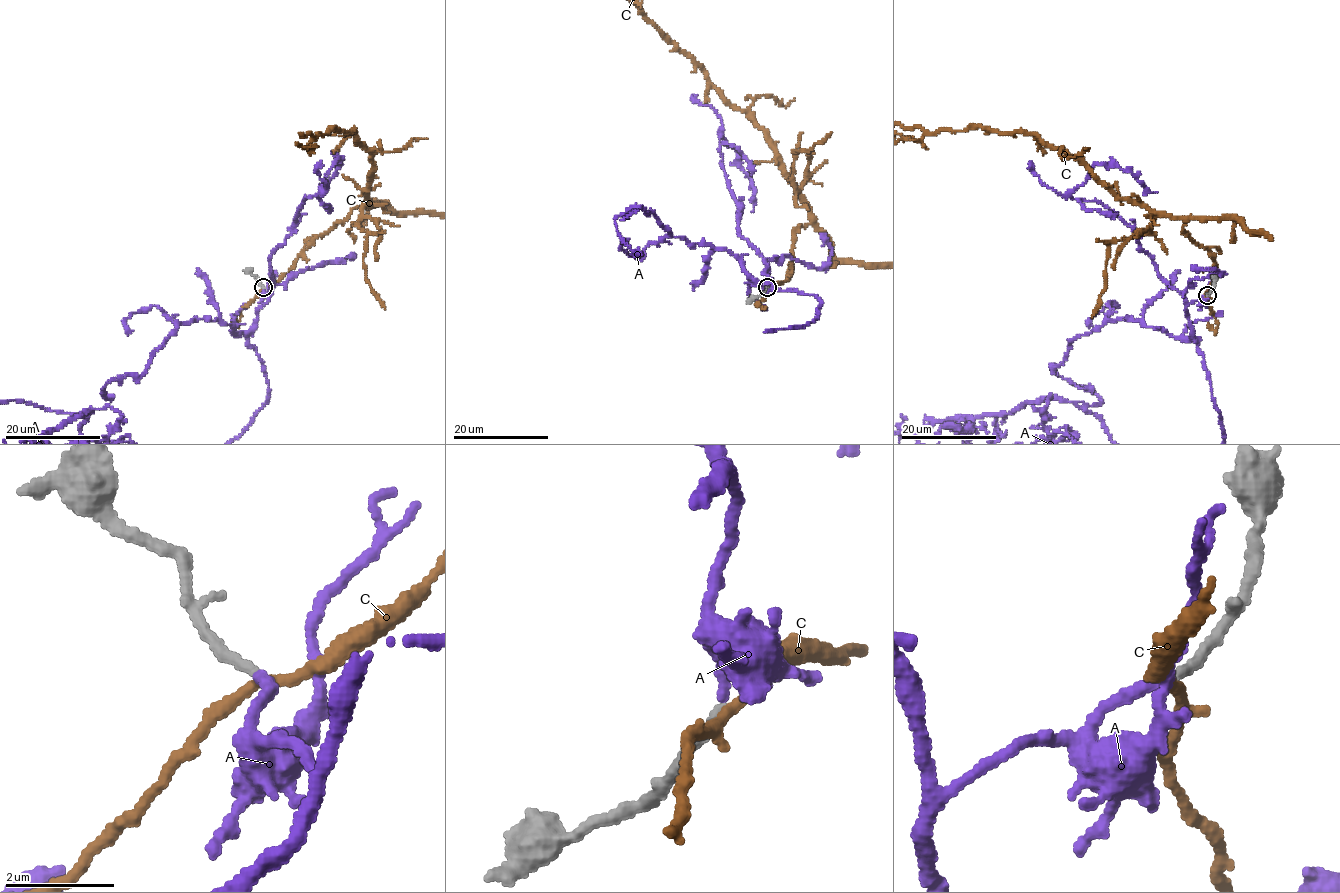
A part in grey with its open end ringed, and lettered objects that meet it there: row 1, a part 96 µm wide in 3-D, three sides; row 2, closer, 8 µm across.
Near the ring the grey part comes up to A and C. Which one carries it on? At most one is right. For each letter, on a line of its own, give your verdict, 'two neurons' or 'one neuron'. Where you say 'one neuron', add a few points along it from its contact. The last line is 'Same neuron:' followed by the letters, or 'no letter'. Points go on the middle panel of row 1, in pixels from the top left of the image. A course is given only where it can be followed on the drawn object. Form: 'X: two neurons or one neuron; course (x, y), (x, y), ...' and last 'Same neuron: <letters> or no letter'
A: one neuron
C: two neurons
Same neuron: A

